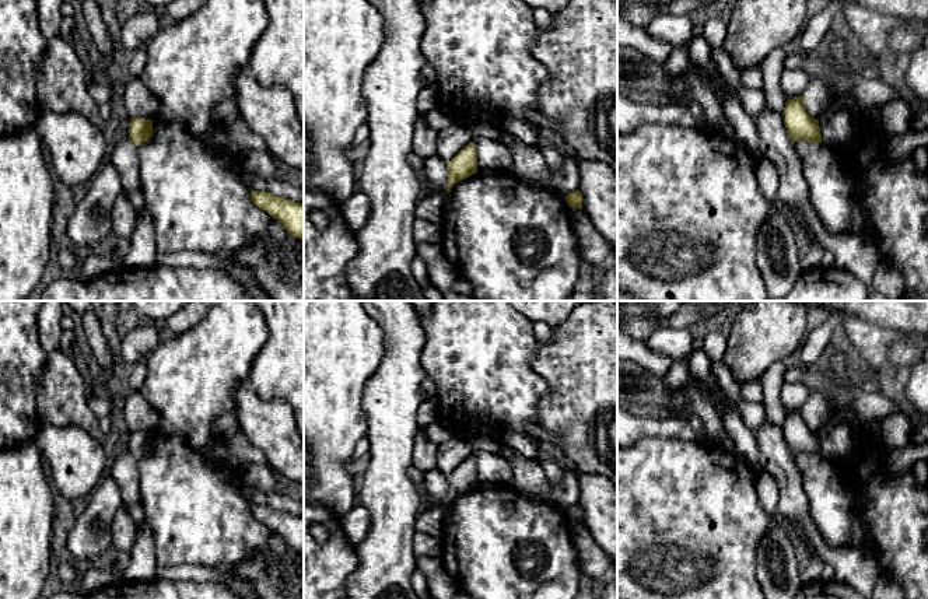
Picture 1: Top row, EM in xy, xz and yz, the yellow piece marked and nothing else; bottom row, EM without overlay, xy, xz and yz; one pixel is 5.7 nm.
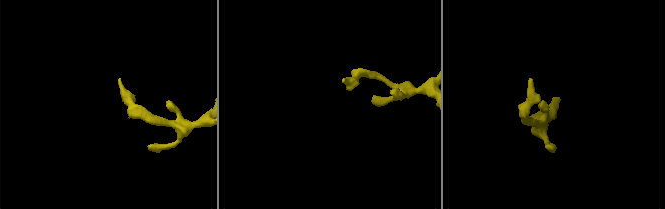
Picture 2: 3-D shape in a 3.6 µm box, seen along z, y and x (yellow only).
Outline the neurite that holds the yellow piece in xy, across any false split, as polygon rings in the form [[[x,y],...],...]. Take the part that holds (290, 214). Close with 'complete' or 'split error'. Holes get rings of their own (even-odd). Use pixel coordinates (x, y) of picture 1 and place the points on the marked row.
[[[258,190],[251,192],[251,200],[280,221],[294,238],[304,239],[304,203],[294,203],[269,192]]]; complete

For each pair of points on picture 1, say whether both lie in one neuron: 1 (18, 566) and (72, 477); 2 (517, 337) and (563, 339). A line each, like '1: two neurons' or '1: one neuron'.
1: two neurons
2: two neurons

